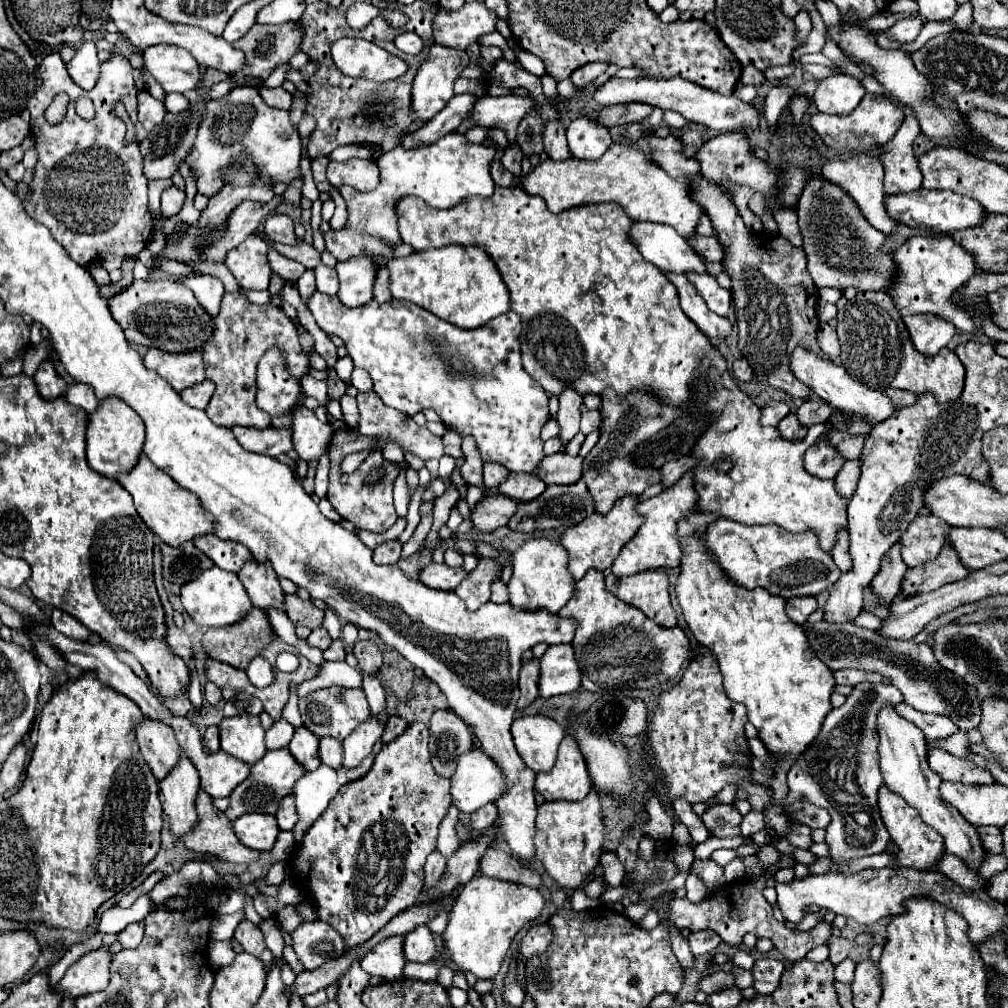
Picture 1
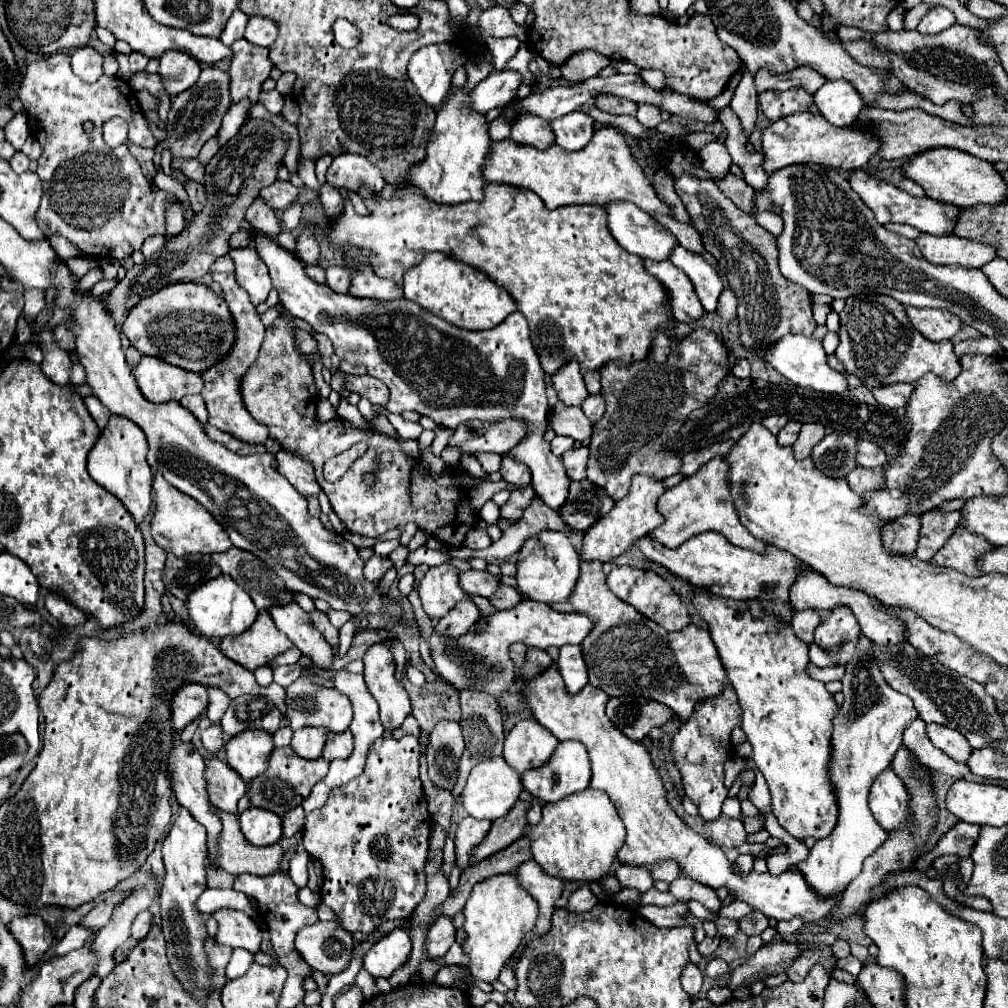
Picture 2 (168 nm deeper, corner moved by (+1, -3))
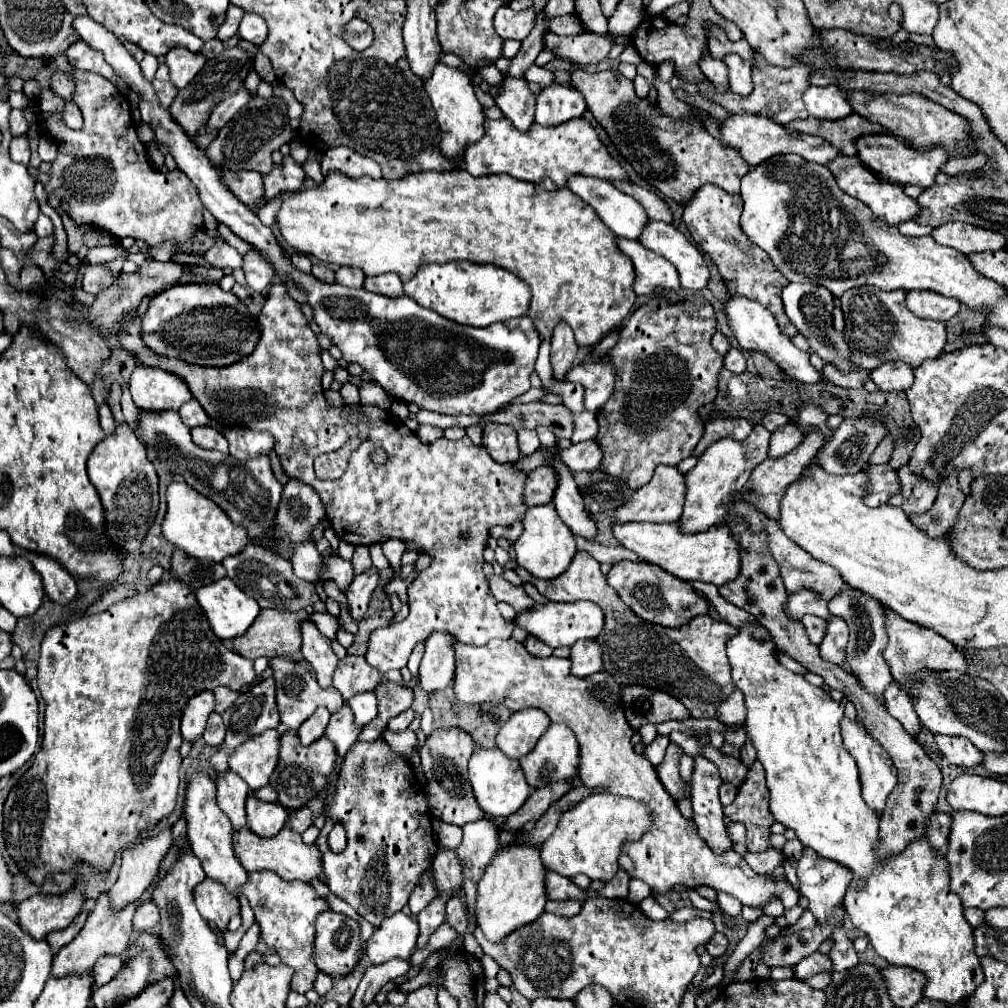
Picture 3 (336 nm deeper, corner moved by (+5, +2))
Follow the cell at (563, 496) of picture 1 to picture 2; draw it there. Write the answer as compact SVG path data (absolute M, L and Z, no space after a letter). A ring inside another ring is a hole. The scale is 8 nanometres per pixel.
M573 481L565 505L559 509L561 519L577 531L585 531L613 507L613 499L591 481Z

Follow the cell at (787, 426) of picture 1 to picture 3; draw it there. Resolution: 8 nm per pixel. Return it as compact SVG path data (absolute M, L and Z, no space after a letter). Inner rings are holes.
M789 422L787 426L777 428L777 430L771 434L769 456L771 456L771 458L787 456L793 448L797 448L797 444L801 444L801 440L803 440L803 434L799 432L799 428L797 428L793 422Z

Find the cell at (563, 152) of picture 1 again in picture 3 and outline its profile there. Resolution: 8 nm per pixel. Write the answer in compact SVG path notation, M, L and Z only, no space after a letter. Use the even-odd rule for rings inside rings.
M521 78L521 80L509 80L509 84L505 84L505 88L501 88L501 92L493 100L501 108L503 116L507 116L517 130L525 132L535 122L535 94L529 90L529 84L527 84L525 78Z

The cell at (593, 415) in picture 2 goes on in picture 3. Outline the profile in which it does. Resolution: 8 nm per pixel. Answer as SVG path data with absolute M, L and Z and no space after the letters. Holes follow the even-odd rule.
M589 364L573 366L569 370L569 380L577 380L585 388L585 408L589 412L599 412L601 406L609 400L615 386L615 368L607 364Z

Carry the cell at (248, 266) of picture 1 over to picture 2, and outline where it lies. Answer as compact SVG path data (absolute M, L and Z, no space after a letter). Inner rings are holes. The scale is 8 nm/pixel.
M253 247L231 249L229 257L235 263L237 283L249 293L251 303L253 305L263 303L271 291L271 281L269 269L265 269L265 263L257 257L257 251Z

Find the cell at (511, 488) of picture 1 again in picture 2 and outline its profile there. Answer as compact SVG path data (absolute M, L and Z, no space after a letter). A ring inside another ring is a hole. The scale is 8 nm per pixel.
M503 455L503 463L501 463L501 477L503 481L507 481L509 485L513 485L515 489L527 489L531 487L531 473L529 467L523 463L517 463L509 457Z

